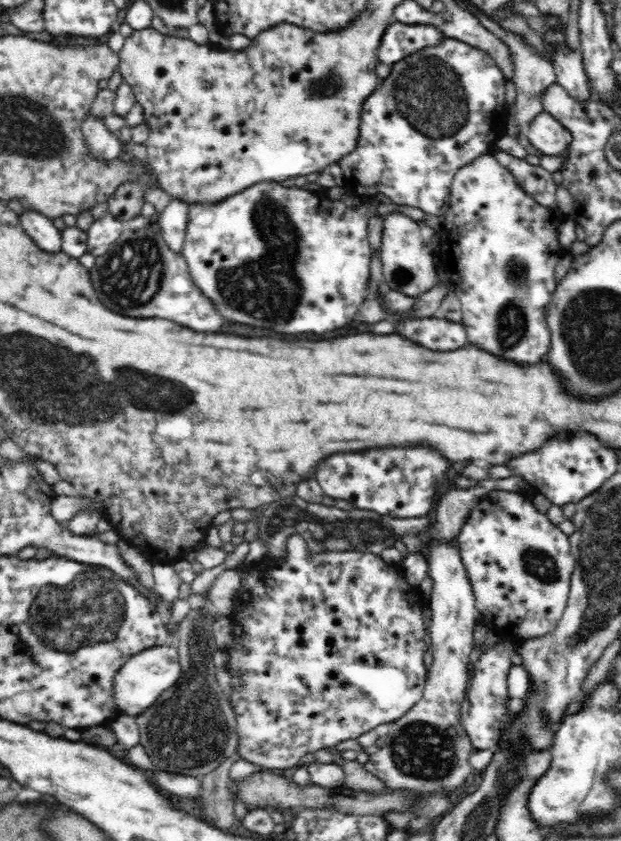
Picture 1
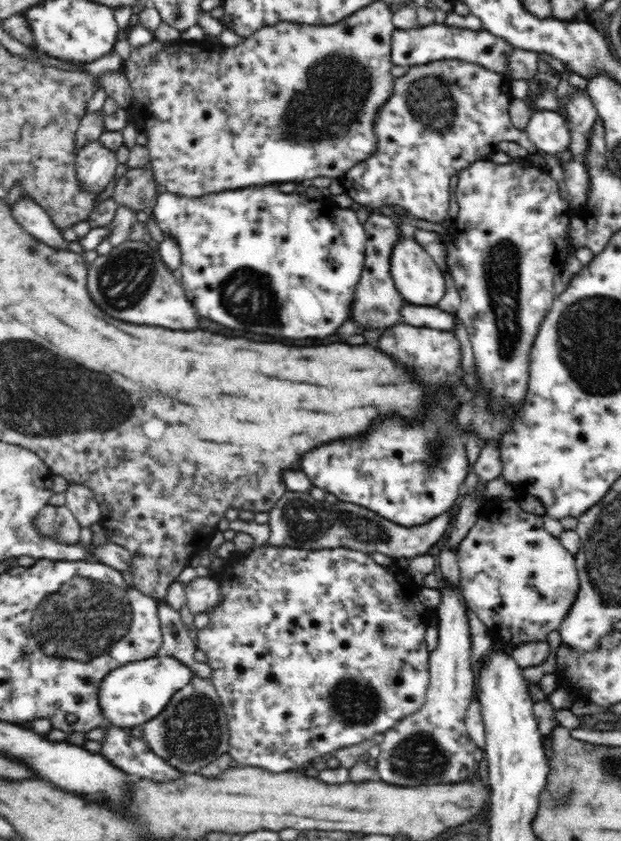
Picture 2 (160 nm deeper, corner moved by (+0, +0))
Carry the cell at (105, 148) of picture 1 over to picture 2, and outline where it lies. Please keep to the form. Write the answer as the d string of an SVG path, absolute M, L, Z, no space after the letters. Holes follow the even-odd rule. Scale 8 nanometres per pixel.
M99 141L90 142L78 151L74 163L81 190L93 190L96 195L102 194L114 175L121 172L116 153L100 145Z

